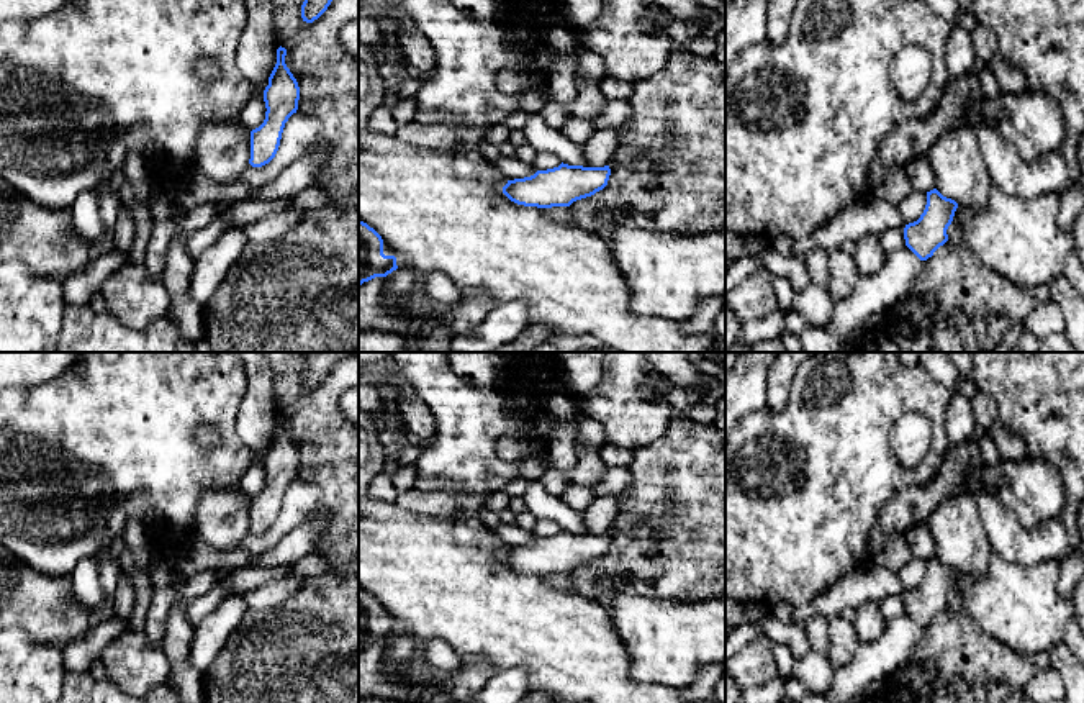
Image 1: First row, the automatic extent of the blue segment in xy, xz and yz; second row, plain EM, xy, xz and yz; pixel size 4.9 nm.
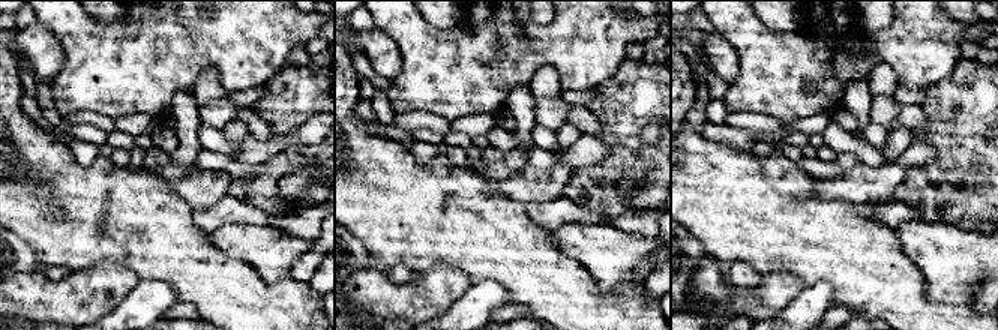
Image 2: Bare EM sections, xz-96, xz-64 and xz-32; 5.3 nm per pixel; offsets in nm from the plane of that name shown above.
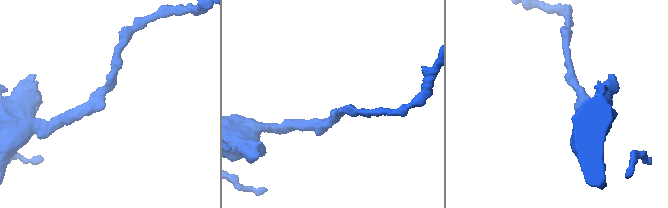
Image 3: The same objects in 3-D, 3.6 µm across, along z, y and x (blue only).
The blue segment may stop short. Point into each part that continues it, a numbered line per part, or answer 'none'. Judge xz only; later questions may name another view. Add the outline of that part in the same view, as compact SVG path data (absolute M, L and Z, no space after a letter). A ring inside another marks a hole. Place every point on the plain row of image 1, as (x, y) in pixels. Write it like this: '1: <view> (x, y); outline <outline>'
none

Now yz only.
none

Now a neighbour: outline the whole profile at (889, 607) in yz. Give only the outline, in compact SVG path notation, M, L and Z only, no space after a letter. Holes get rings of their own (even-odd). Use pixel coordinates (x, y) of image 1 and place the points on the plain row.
M897 595L884 596L878 603L879 603L879 611L884 621L889 621L906 613L904 596L897 596Z

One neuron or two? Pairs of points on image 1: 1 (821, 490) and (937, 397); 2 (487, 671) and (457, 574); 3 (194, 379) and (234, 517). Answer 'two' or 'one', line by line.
1: one
2: two
3: two

